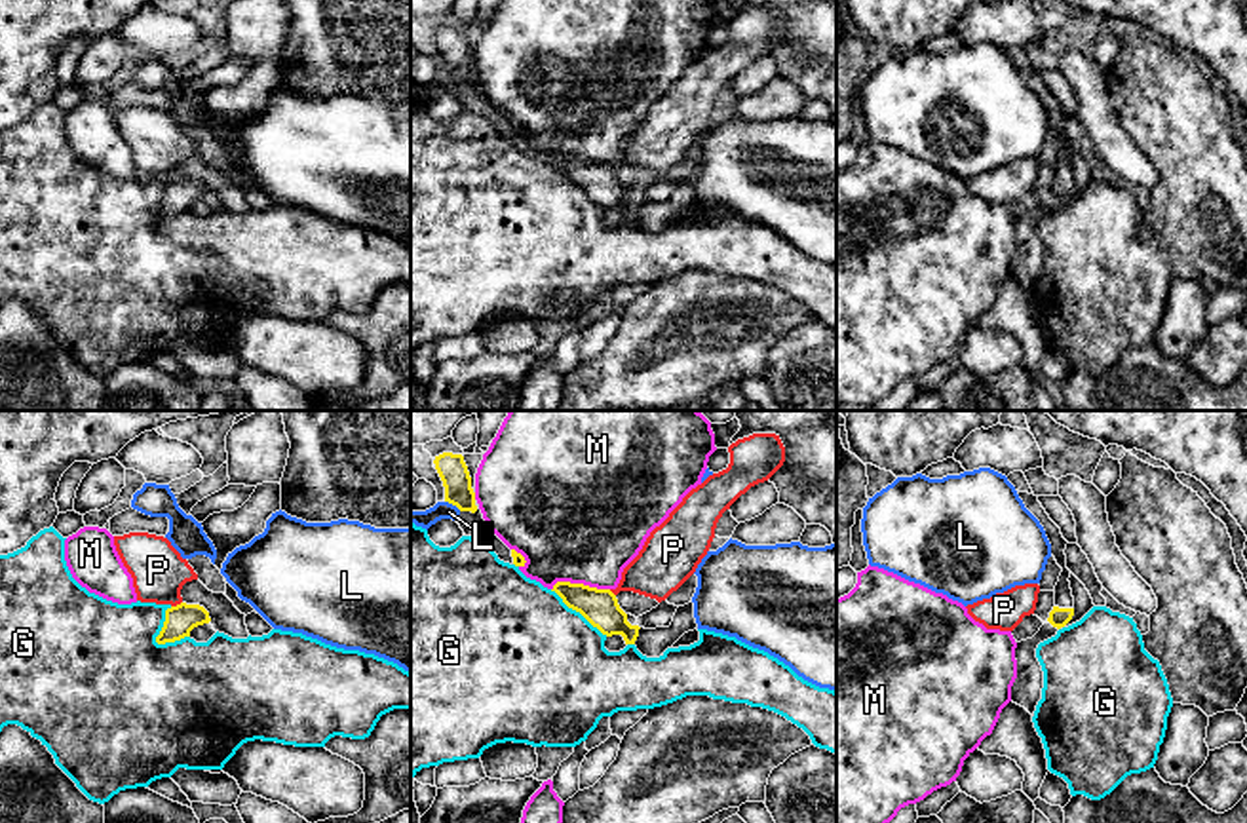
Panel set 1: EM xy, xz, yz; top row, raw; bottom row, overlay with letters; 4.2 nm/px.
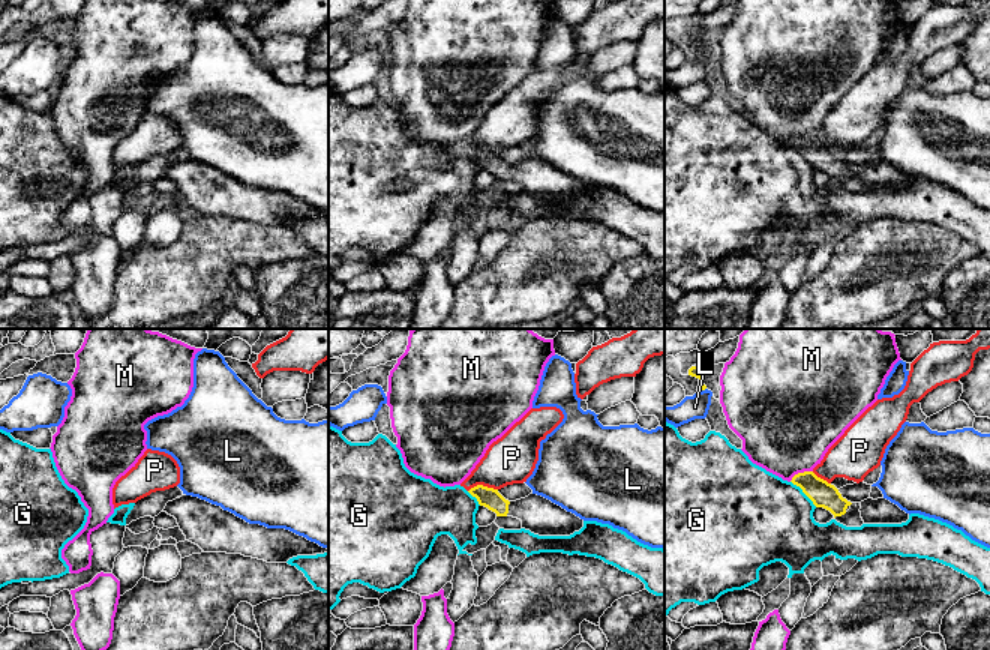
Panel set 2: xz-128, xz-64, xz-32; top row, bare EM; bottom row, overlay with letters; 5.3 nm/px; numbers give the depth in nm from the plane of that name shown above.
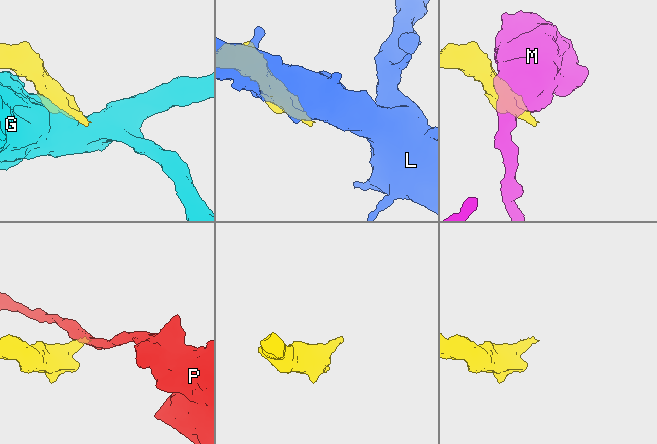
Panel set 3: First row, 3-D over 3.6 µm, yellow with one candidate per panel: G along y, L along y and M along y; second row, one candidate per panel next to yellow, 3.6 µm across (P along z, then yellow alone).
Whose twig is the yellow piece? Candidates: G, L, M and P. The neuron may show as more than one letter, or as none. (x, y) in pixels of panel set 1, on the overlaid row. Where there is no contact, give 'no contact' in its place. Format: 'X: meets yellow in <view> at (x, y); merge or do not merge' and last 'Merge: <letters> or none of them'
G: meets yellow in xy at (164, 626); do not merge
L: meets yellow in xz at (453, 504); do not merge
M: meets yellow in xz at (580, 584); do not merge
P: meets yellow in xy at (177, 605); do not merge
Merge: none of them

